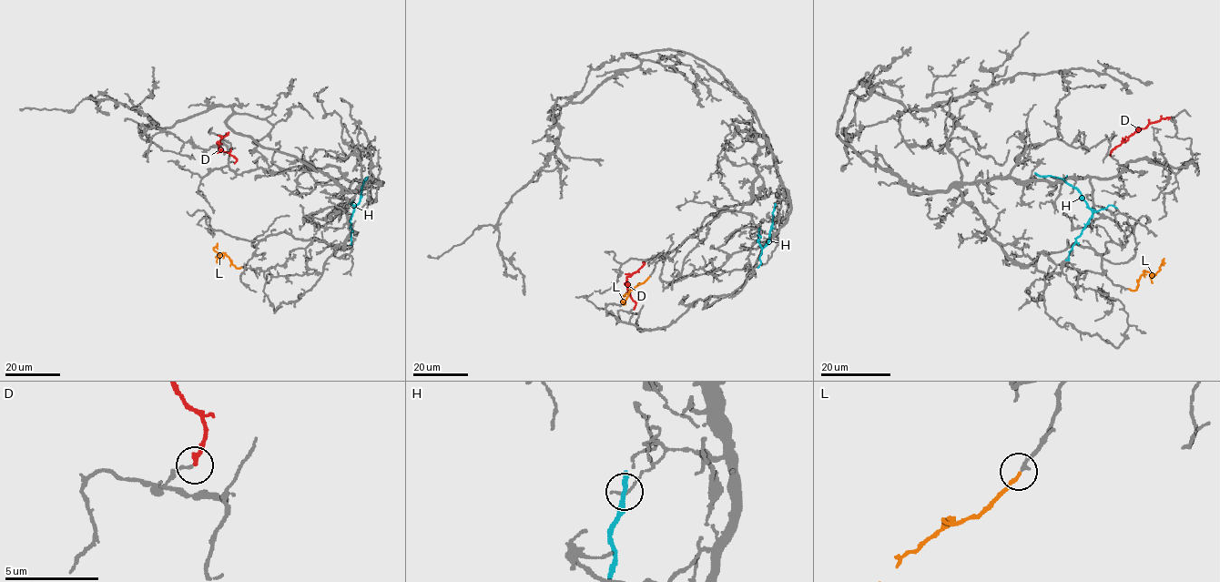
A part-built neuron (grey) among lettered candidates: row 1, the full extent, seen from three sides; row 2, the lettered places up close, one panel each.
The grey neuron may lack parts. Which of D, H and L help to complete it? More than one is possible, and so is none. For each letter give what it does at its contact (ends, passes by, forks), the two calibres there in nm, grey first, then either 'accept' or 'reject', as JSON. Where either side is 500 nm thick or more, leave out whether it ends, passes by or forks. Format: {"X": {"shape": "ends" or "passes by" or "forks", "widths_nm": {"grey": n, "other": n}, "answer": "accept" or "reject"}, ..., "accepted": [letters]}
{"D": {"shape": "ends", "widths_nm": {"grey": 160, "other": 280}, "answer": "reject"}, "H": {"shape": "passes by", "widths_nm": {"grey": 150, "other": 260}, "answer": "reject"}, "L": {"shape": "ends", "widths_nm": {"grey": 220, "other": 180}, "answer": "accept"}, "accepted": ["L"]}

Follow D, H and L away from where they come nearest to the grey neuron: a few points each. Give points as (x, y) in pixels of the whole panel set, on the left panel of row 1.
D: (226, 133), (220, 139), (218, 148), (237, 159), (234, 164)
H: (367, 178), (350, 221), (351, 244)
L: (241, 267), (236, 267), (223, 252), (219, 255), (216, 252), (213, 249), (218, 243)

